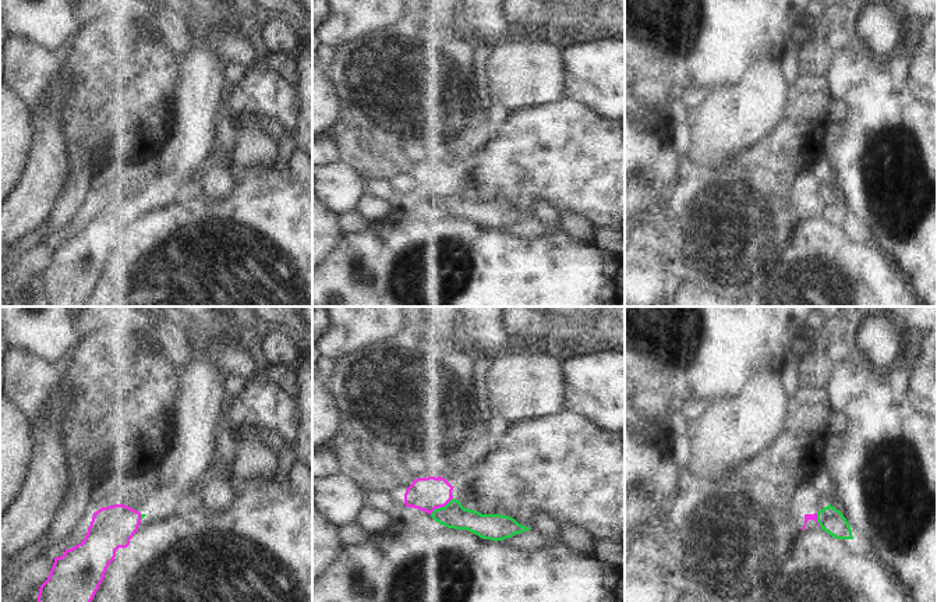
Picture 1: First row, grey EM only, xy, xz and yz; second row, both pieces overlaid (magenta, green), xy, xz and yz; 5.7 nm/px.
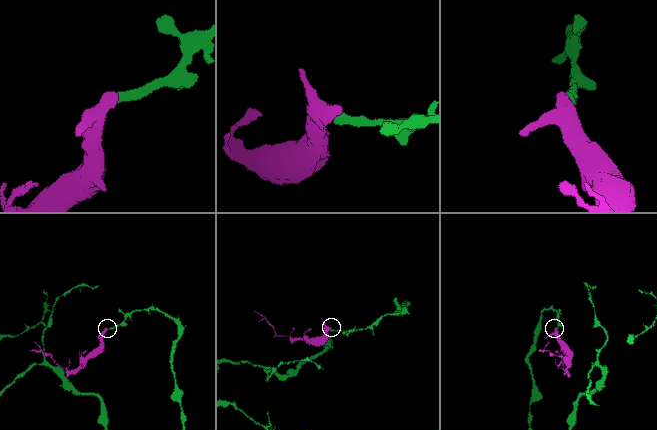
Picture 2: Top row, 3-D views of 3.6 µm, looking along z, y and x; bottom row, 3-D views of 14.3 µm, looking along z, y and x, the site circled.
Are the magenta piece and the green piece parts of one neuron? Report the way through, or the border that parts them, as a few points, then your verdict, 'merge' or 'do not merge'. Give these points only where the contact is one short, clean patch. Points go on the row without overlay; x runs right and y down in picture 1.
border xz (452, 186), (444, 194), (435, 195), (430, 201); do not merge

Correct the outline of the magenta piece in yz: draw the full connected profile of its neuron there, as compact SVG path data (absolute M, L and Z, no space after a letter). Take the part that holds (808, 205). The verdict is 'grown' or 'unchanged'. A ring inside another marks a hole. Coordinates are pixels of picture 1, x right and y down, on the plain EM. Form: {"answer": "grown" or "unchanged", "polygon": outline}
{"answer": "grown", "polygon": "M821 169L810 170L807 176L805 177L805 180L802 181L802 184L799 185L799 194L805 199L805 213L802 219L806 216L806 210L809 208L814 208L817 210L817 201L823 198L824 195L827 195L828 192L830 192L830 188L828 188L827 177L821 171Z"}

